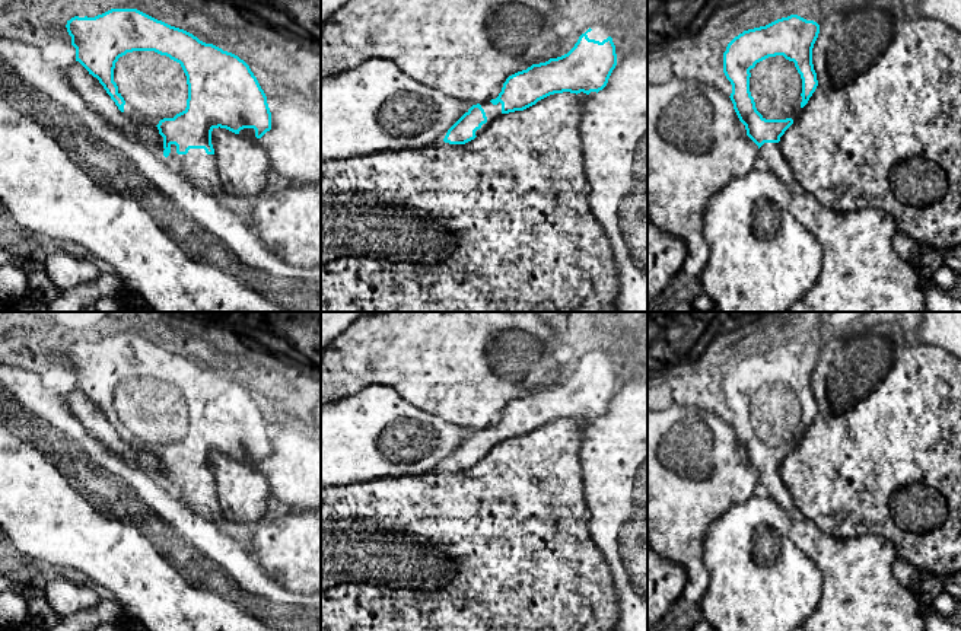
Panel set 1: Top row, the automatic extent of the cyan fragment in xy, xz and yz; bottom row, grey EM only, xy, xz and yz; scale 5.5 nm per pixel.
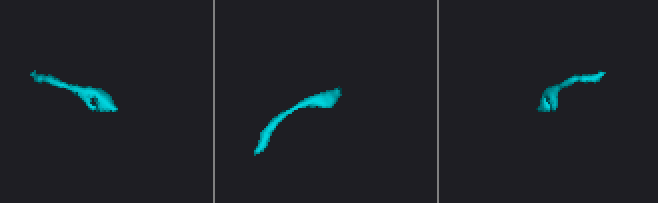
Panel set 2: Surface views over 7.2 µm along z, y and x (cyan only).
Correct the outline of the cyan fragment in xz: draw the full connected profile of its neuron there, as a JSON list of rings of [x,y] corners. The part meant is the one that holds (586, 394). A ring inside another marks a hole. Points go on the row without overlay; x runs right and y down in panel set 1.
[[[588,358],[582,360],[575,370],[575,373],[564,382],[557,385],[550,385],[545,389],[532,391],[526,396],[518,398],[506,405],[502,418],[496,426],[490,428],[483,428],[472,431],[446,459],[443,468],[449,471],[465,471],[474,466],[480,459],[483,459],[494,446],[503,440],[524,437],[538,427],[554,421],[554,420],[586,420],[602,417],[612,396],[617,392],[617,380],[612,364],[608,363],[602,369],[589,366]]]

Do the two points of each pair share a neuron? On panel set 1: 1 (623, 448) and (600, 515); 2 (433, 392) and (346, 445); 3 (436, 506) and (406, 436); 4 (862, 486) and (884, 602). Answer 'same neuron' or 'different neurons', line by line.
1: same neuron
2: different neurons
3: different neurons
4: different neurons

